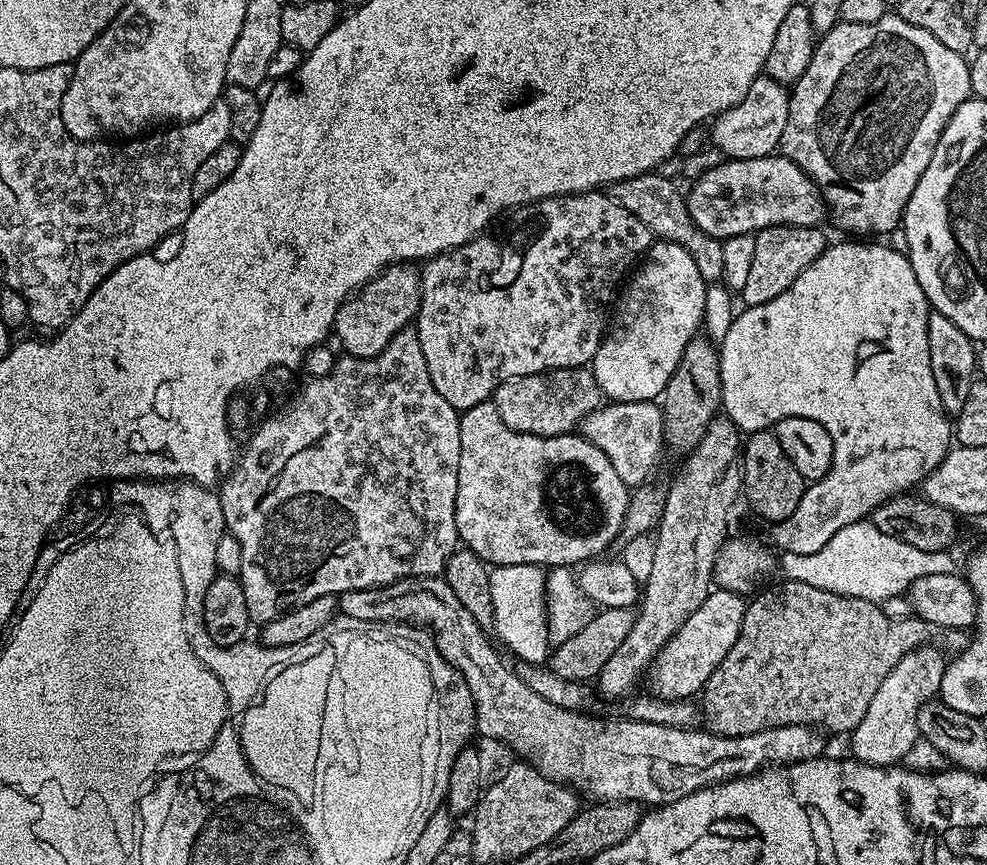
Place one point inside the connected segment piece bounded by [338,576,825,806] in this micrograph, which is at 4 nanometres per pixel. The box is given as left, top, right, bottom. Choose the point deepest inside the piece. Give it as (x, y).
(616, 761)

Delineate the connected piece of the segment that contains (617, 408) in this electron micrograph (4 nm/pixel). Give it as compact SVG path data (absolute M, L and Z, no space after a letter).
M643 400L642 402L608 402L592 413L580 424L578 432L589 440L606 458L610 458L618 478L629 490L639 489L652 476L652 471L660 464L660 455L666 452L664 438L664 413L659 403Z

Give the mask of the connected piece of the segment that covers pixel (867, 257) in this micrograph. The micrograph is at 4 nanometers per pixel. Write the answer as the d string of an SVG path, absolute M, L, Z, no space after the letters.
M856 242L860 244L836 244L824 249L824 253L778 298L770 298L765 304L754 304L745 307L744 313L733 315L730 330L726 330L724 339L719 341L720 353L720 402L723 415L734 422L741 433L751 434L771 429L782 418L810 418L818 422L830 434L834 446L832 468L815 482L809 483L802 494L802 502L798 502L798 510L790 514L790 518L779 521L772 532L772 540L780 547L781 553L814 554L814 550L822 550L838 530L851 524L859 524L865 518L871 517L872 511L882 502L899 496L907 490L912 490L916 484L923 485L924 479L931 474L946 458L948 449L954 444L954 424L942 402L938 398L938 389L934 386L934 374L930 371L930 345L926 342L926 322L930 305L922 286L918 286L918 278L914 274L912 264L907 255L896 248L887 248L884 242Z

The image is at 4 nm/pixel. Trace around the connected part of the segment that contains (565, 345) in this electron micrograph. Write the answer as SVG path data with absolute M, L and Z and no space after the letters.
M604 190L579 192L576 196L542 198L532 204L519 205L511 216L508 233L501 240L496 236L488 236L489 234L475 236L473 240L454 250L432 257L423 265L420 273L420 309L416 312L414 321L418 342L422 342L422 355L426 357L426 370L430 370L430 382L434 382L434 390L438 390L438 394L442 394L442 398L446 398L446 402L450 402L450 406L458 410L491 401L496 387L504 380L549 372L555 368L582 368L591 365L598 346L604 341L610 309L617 299L618 289L654 240L651 230L642 226L642 222L638 222L638 218L634 218L634 214L626 210L626 206L619 204Z

